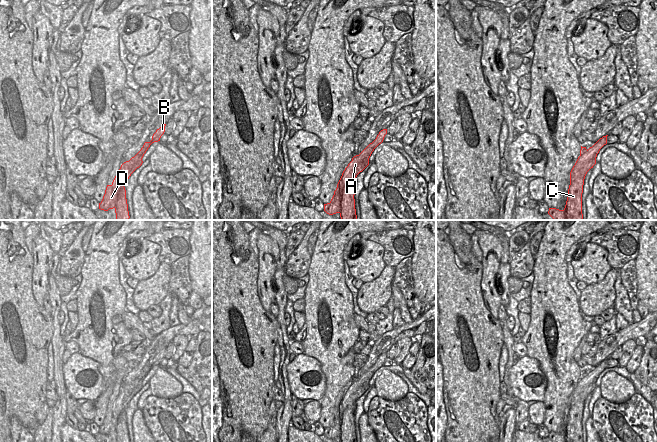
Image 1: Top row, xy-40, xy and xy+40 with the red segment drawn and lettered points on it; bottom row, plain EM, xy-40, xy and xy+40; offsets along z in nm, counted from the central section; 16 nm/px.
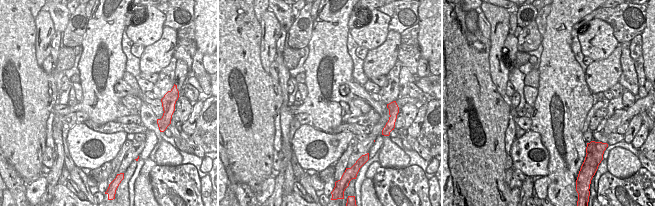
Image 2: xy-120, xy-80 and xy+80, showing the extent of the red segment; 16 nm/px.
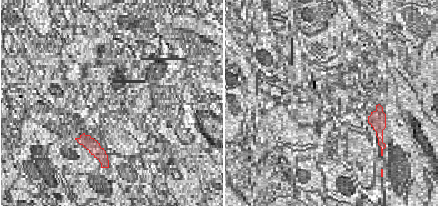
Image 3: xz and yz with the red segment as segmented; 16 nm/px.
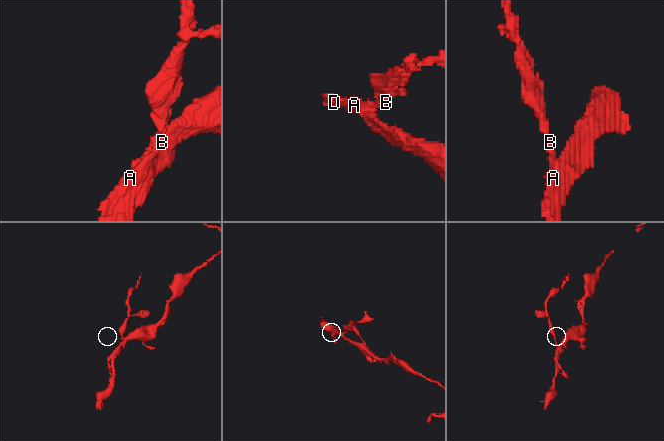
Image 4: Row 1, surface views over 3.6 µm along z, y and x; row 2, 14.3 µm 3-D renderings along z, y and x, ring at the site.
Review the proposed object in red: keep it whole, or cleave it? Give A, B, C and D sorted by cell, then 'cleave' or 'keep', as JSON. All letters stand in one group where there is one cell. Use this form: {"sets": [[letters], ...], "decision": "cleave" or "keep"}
{"sets": [["A", "B", "D"], ["C"]], "decision": "cleave"}

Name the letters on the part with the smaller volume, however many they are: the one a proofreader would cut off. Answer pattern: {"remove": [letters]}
{"remove": ["A", "B", "D"]}

